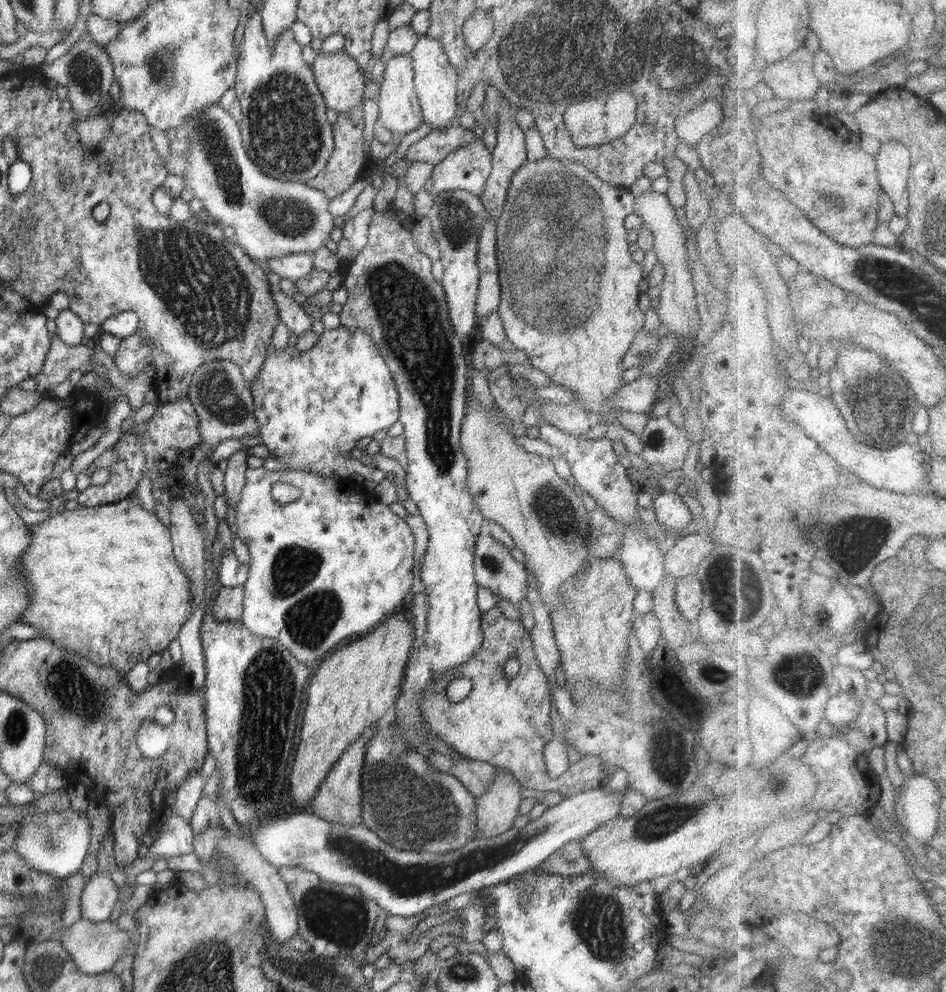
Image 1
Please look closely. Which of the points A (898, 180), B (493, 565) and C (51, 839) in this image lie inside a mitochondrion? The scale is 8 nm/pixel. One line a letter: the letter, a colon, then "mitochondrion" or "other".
A: other
B: mitochondrion
C: mitochondrion

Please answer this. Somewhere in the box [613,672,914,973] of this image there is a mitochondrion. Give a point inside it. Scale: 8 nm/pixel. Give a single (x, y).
(653, 827)

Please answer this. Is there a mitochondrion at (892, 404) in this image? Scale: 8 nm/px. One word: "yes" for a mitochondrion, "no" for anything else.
yes

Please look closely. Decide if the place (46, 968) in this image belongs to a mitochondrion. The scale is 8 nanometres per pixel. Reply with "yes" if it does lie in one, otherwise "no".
yes

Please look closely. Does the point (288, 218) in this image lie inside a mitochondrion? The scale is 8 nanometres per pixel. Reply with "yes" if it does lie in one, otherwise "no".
yes

